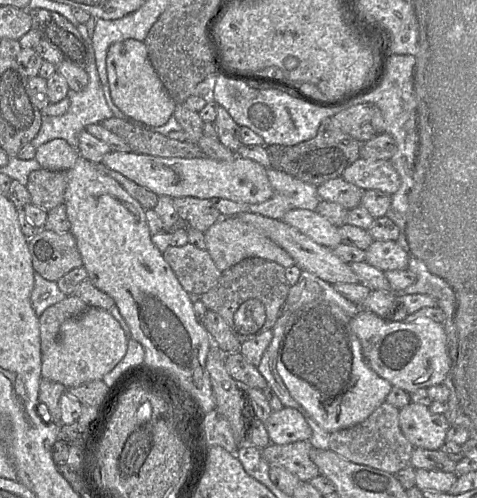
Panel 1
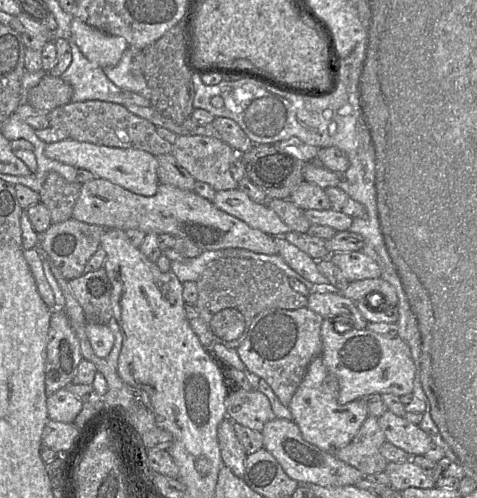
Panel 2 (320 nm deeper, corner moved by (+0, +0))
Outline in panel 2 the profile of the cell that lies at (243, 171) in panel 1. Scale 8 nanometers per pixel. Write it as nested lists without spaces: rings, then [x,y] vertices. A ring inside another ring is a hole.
[[[72,138],[46,143],[44,153],[46,157],[61,163],[90,171],[95,178],[103,178],[131,191],[146,197],[156,194],[160,184],[157,170],[157,157],[149,152],[134,148],[108,147],[81,142]]]

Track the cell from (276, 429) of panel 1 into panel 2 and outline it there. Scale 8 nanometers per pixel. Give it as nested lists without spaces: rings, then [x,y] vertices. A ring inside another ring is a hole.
[[[230,390],[225,398],[226,416],[253,430],[262,431],[264,425],[275,419],[269,399],[259,390]]]

